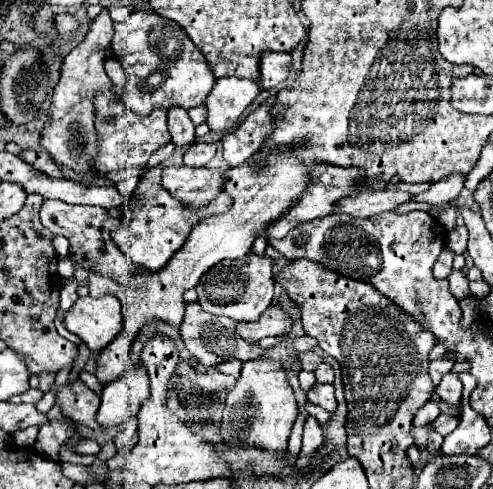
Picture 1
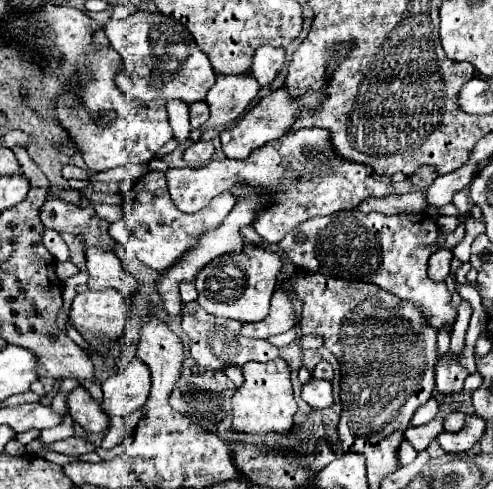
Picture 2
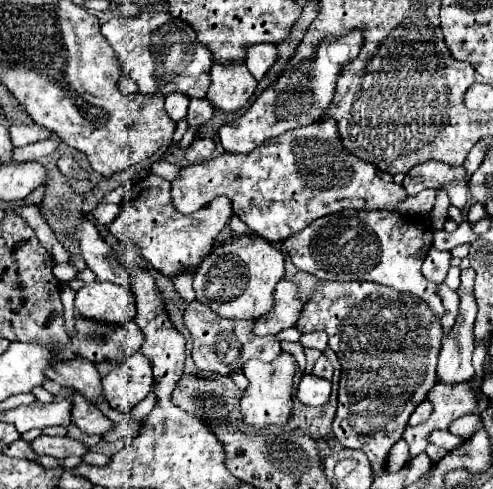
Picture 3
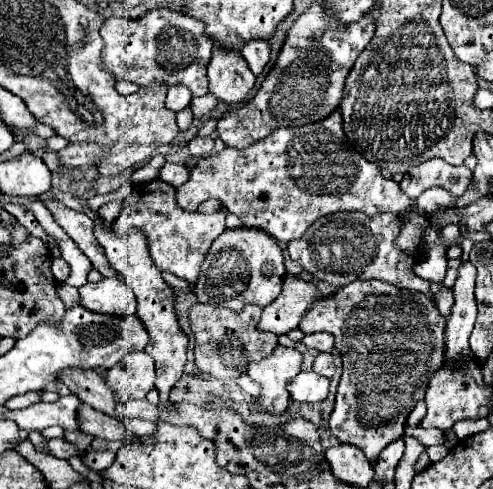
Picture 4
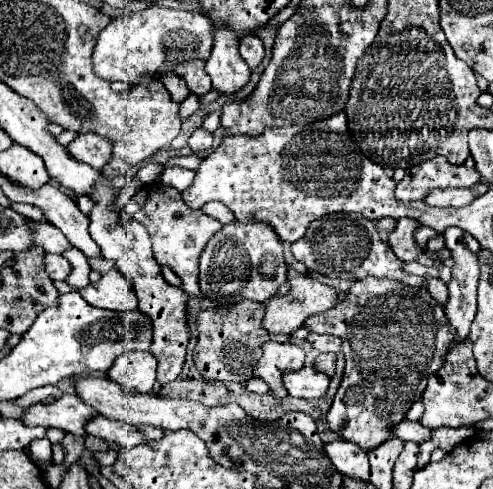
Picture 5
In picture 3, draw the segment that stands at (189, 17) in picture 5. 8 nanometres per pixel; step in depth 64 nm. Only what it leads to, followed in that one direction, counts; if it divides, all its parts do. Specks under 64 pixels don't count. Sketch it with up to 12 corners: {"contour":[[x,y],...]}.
{"contour":[[168,12],[102,36],[140,94],[204,98],[212,54]]}

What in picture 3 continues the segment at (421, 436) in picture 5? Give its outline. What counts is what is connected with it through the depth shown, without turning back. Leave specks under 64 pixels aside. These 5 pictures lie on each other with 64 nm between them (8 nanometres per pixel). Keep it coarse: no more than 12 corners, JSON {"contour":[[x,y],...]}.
{"contour":[[448,430],[432,432],[430,442],[446,450],[464,444]]}

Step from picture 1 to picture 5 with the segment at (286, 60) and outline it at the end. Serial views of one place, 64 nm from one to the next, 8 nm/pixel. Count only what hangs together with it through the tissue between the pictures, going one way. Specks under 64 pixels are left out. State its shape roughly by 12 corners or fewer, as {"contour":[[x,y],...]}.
{"contour":[[252,34],[240,40],[240,54],[256,70],[264,58],[262,40]]}

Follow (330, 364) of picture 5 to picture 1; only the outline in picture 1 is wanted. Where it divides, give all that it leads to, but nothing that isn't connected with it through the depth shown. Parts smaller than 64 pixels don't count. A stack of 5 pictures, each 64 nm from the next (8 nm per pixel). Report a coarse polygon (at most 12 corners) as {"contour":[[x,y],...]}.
{"contour":[[326,362],[314,370],[318,382],[332,384],[334,370]]}

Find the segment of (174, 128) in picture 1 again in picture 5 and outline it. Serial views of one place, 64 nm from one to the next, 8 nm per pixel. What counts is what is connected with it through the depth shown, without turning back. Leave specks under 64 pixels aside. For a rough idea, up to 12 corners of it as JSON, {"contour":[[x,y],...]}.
{"contour":[[164,76],[162,82],[174,102],[190,96],[188,86],[178,76]]}

